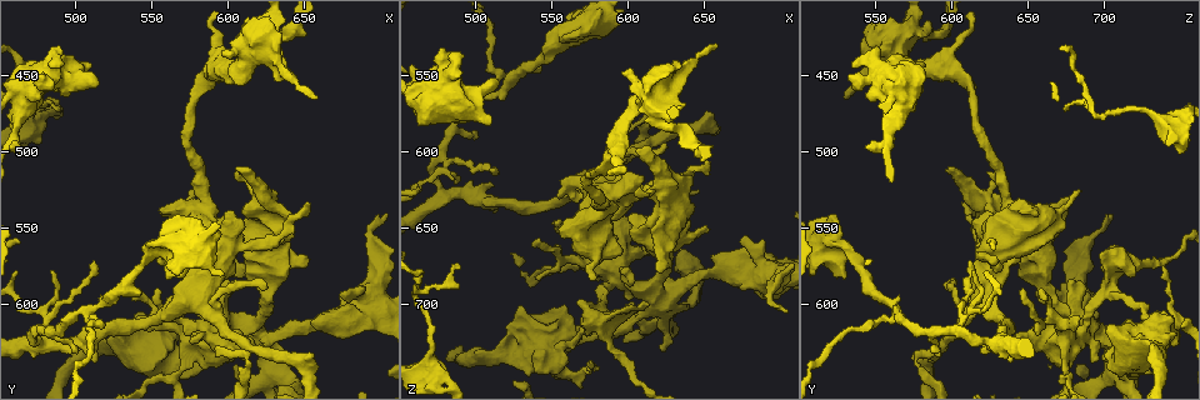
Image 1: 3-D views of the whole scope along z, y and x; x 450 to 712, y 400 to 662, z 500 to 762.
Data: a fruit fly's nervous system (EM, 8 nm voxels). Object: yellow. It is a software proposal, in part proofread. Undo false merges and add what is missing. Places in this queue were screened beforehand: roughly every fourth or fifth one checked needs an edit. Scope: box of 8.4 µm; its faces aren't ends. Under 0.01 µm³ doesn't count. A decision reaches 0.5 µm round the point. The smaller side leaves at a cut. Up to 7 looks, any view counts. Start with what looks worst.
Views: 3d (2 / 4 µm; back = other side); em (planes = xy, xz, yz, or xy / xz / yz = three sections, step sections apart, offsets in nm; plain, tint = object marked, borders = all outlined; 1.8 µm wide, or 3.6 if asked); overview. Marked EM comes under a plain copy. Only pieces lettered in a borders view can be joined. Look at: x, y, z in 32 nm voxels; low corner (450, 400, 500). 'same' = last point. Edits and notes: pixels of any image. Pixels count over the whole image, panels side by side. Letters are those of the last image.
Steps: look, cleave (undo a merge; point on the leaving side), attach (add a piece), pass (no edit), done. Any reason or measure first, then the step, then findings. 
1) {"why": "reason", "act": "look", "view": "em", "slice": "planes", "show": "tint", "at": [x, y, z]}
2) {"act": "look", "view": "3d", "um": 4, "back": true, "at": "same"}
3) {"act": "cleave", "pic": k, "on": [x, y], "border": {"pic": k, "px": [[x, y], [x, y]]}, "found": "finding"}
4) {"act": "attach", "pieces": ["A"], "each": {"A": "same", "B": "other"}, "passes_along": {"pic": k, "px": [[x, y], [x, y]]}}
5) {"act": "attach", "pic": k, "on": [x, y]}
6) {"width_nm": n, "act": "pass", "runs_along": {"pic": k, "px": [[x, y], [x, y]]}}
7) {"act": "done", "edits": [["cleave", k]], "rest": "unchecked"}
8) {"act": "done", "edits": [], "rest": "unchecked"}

{"why": "arms run side by side", "act": "look", "view": "em", "slice": "planes", "show": "borders", "at": [620, 620, 696]}

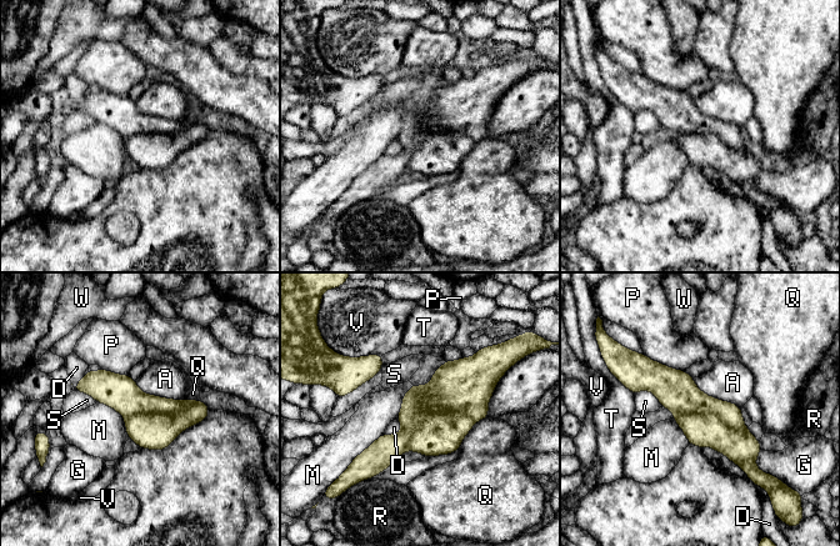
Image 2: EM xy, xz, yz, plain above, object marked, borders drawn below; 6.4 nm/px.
{"width_nm": 320, "act": "cleave", "pic": 2, "on": [440, 432], "each": {"A": "other", "D": "other", "G": "other", "M": "other", "P": "other", "Q": "other", "R": "other", "S": "other", "T": "other", "V": "other", "W": "other"}, "border": {"pic": 2, "px": [[421, 387], [424, 411], [475, 420]]}, "found": "two neurons meet here"}

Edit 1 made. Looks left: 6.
{"act": "look", "view": "3d", "um": 4, "at": [508, 442, 582]}

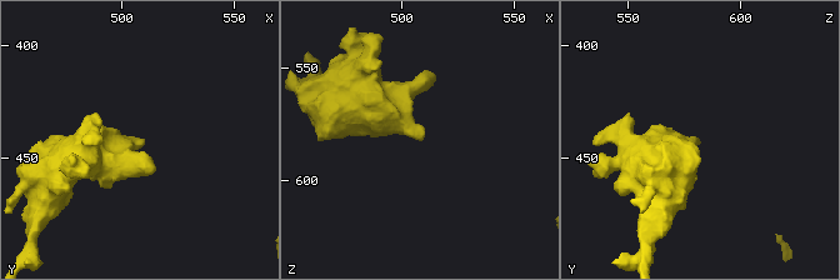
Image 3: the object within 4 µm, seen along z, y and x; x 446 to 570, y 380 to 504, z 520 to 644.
{"why": "shape alone is not enough", "act": "look", "view": "em", "slice": "planes", "show": "borders", "at": [510, 442, 583]}

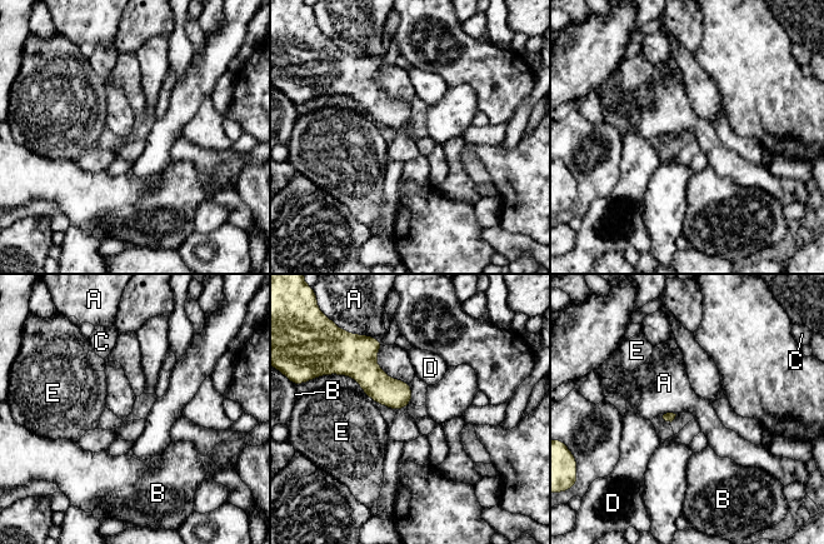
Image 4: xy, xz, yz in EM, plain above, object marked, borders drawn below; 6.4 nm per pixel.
{"act": "pass", "each": {"A": "other", "B": "other", "C": "other", "D": "other", "E": "other"}, "border": {"pic": 4, "px": [[370, 337], [409, 385]]}, "found": "no lettered piece goes on from it"}

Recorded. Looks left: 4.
{"why": "branch point", "act": "look", "view": "em", "slice": "planes", "show": "borders", "at": [478, 626, 628]}

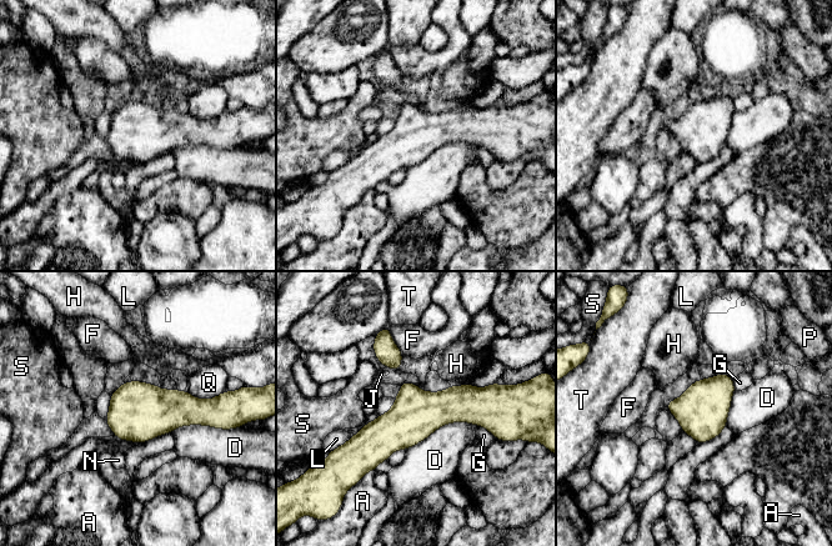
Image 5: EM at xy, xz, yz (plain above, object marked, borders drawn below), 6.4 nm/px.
{"width_nm": 320, "act": "pass", "each": {"A": "other", "D": "other", "F": "other", "G": "other", "H": "other", "J": "other", "L": "other", "N": "other", "P": "other", "Q": "other", "S": "other", "T": "other"}, "border": {"pic": 5, "px": [[477, 425], [444, 424], [406, 450]]}, "found": "all the same neuron"}

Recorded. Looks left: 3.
{"act": "done", "edits": [["cleave", 2]], "rest": "unchecked"}

